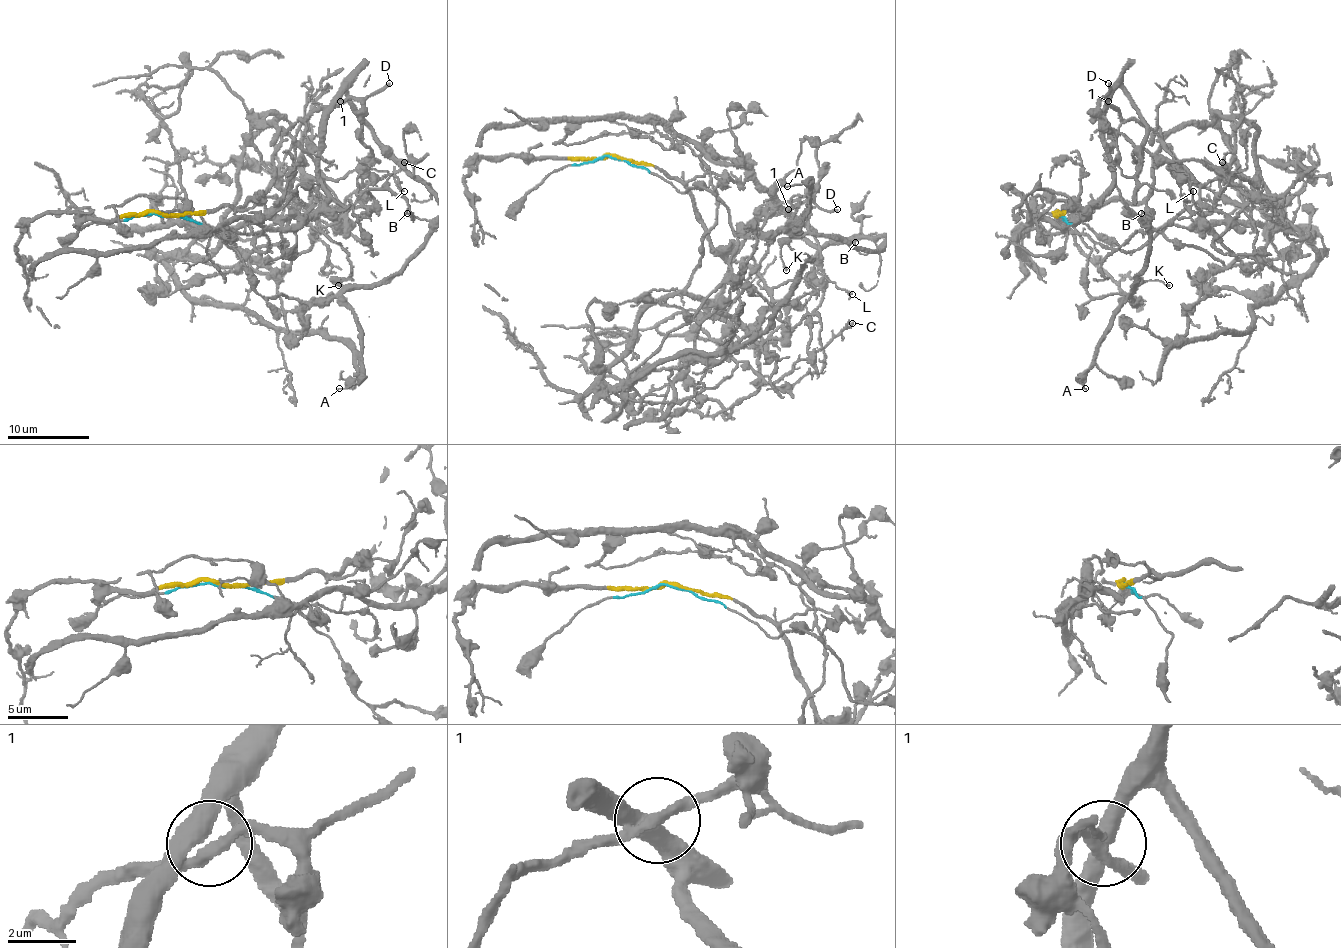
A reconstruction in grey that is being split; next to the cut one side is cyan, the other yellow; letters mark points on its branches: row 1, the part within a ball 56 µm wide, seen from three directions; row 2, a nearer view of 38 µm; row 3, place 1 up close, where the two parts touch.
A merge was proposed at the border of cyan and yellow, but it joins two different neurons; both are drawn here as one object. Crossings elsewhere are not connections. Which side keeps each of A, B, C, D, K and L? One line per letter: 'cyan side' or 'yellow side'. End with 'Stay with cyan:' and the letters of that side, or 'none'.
A: cyan side
B: cyan side
C: yellow side
D: yellow side
K: cyan side
L: yellow side
Stay with cyan: A, B, K

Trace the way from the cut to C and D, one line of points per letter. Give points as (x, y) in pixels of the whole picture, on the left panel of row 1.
C: (163, 214), (260, 202), (273, 152), (289, 136), (326, 177), (377, 160), (363, 171), (361, 191), (404, 163)
D: (163, 214), (260, 202), (273, 152), (299, 119), (345, 99), (365, 99), (390, 82)

